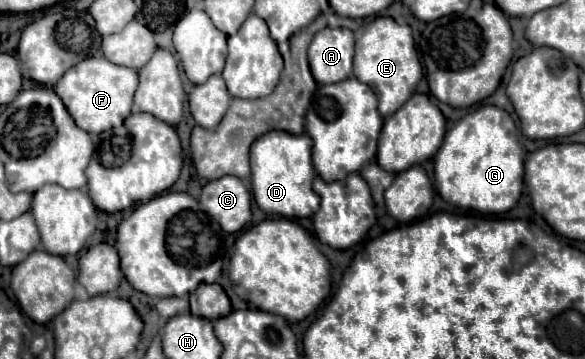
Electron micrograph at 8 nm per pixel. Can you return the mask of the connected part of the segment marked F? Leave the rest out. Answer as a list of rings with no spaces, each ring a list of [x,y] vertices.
[[[84,58],[78,66],[72,66],[54,86],[56,94],[66,104],[78,128],[100,134],[114,126],[120,126],[132,110],[132,96],[138,86],[138,72],[128,66],[118,66],[106,58]]]

